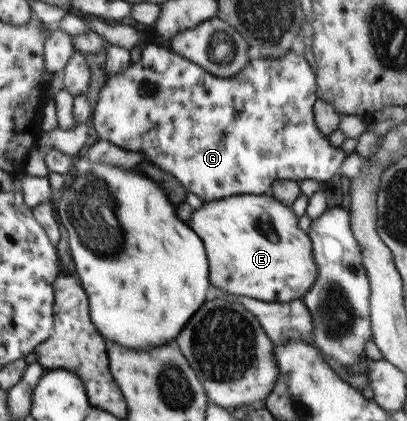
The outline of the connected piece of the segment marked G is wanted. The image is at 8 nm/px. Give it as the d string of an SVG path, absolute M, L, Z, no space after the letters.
M156 44L144 47L140 61L131 63L129 67L117 72L114 76L107 76L99 93L99 100L95 110L91 113L93 127L100 139L107 140L125 151L141 152L146 155L147 161L155 164L163 171L170 173L181 182L181 185L189 192L195 193L203 202L217 201L233 195L261 195L271 191L275 180L295 180L300 182L304 179L314 179L320 183L328 184L329 179L340 170L343 160L349 155L341 147L334 147L323 135L314 120L314 103L316 95L316 73L313 72L309 62L304 56L297 55L293 50L285 51L281 57L256 57L251 55L247 65L235 75L228 78L215 77L200 65L185 59L170 49L162 48Z

